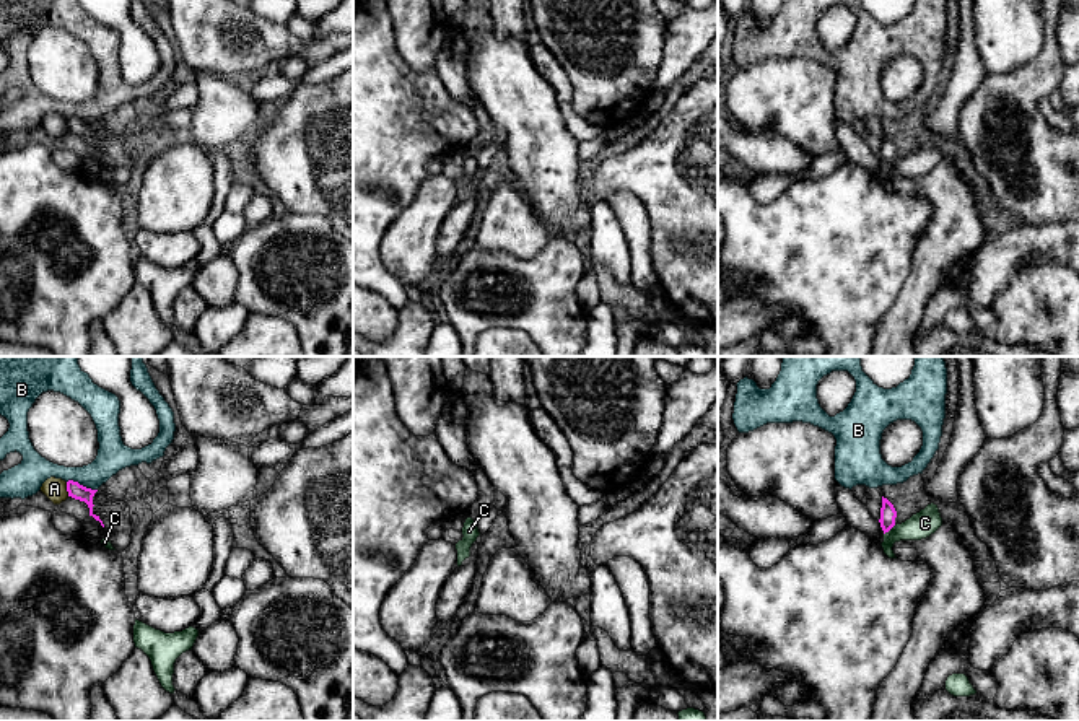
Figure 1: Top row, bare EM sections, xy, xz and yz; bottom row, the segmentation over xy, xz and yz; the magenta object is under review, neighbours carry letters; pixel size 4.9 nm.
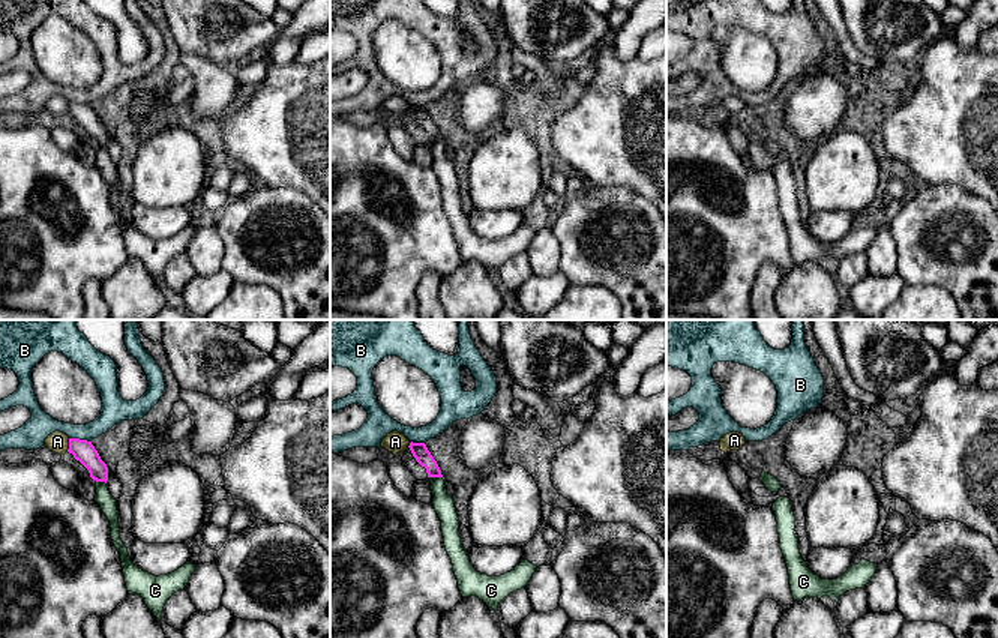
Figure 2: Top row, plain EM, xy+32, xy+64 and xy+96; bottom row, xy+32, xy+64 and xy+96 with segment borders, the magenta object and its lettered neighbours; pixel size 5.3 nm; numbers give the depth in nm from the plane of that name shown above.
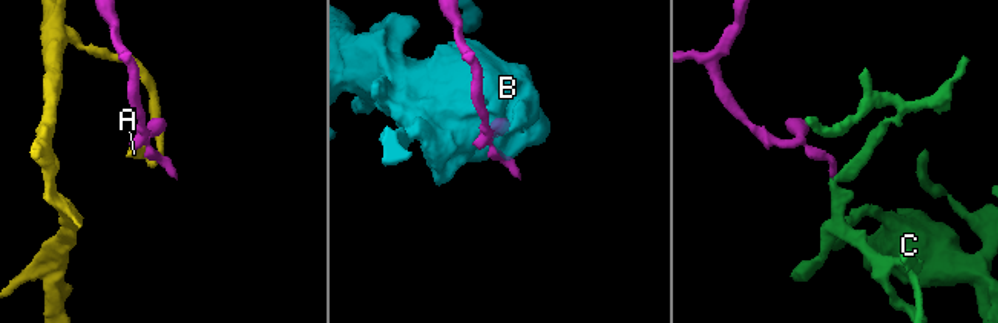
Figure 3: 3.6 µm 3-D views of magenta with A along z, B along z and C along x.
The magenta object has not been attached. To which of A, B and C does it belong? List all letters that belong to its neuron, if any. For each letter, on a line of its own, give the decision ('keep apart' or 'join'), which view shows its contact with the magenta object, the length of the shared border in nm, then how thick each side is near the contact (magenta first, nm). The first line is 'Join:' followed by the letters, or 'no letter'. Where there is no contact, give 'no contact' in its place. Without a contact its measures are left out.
Join: C
A: keep apart; contact in xy; length 70 nm; calibres 80 and 110 nm
B: keep apart; contact in xy; length 160 nm; calibres 80 and 160 nm
C: join; contact in yz; length 80 nm; calibres 80 and 130 nm

